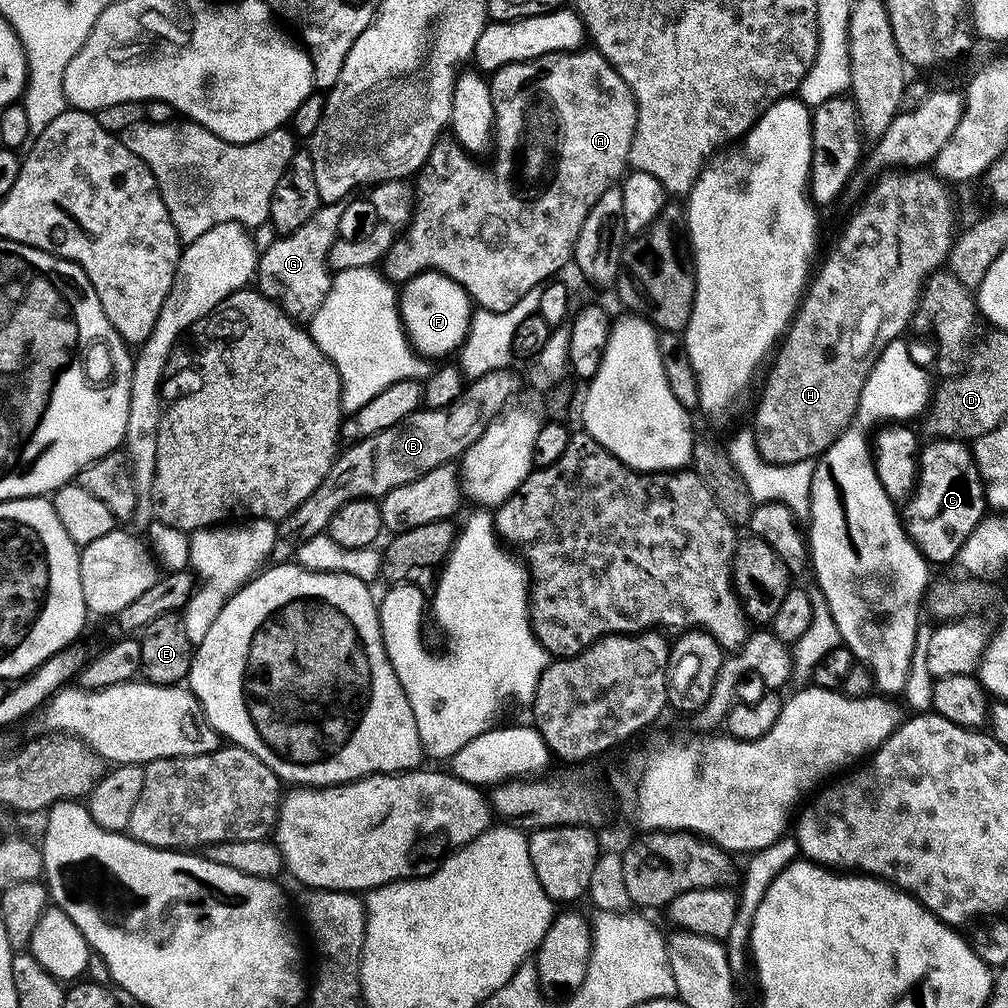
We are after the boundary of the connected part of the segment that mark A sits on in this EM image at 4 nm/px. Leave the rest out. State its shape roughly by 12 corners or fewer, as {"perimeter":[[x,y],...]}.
{"perimeter":[[595,50],[491,73],[441,138],[385,253],[508,311],[573,263],[636,99]]}

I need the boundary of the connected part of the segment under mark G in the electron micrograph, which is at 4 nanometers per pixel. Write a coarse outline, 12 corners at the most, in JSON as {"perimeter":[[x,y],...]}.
{"perimeter":[[343,203],[259,253],[255,287],[311,322],[334,275]]}

